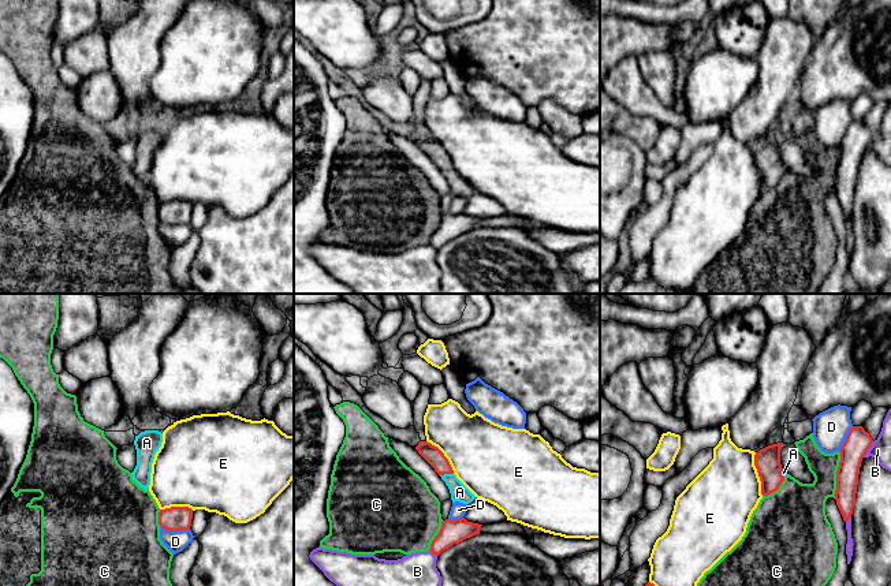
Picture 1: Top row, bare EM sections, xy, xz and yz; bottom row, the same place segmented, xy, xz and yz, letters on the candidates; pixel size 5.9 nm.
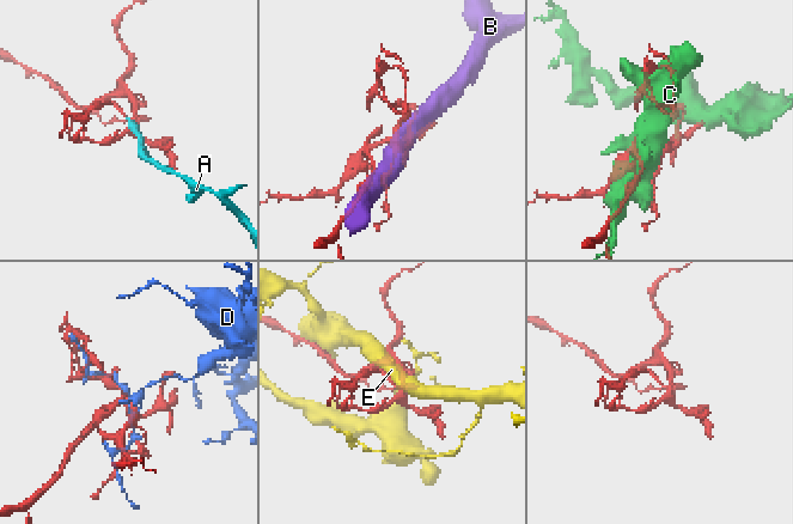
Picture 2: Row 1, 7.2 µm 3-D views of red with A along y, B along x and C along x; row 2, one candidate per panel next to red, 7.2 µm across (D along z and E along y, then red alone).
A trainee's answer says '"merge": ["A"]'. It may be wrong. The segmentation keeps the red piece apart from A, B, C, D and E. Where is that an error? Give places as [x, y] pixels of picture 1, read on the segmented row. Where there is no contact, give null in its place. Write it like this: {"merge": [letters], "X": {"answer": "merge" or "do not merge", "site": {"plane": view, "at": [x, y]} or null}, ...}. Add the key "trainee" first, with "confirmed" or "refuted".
{"trainee": "confirmed", "merge": ["A"], "A": {"answer": "merge", "site": {"plane": "xz", "at": [446, 473]}}, "B": {"answer": "do not merge", "site": {"plane": "yz", "at": [868, 448]}}, "C": {"answer": "do not merge", "site": {"plane": "yz", "at": [837, 474]}}, "D": {"answer": "do not merge", "site": {"plane": "xy", "at": [175, 530]}}, "E": {"answer": "do not merge", "site": {"plane": "yz", "at": [759, 474]}}}

